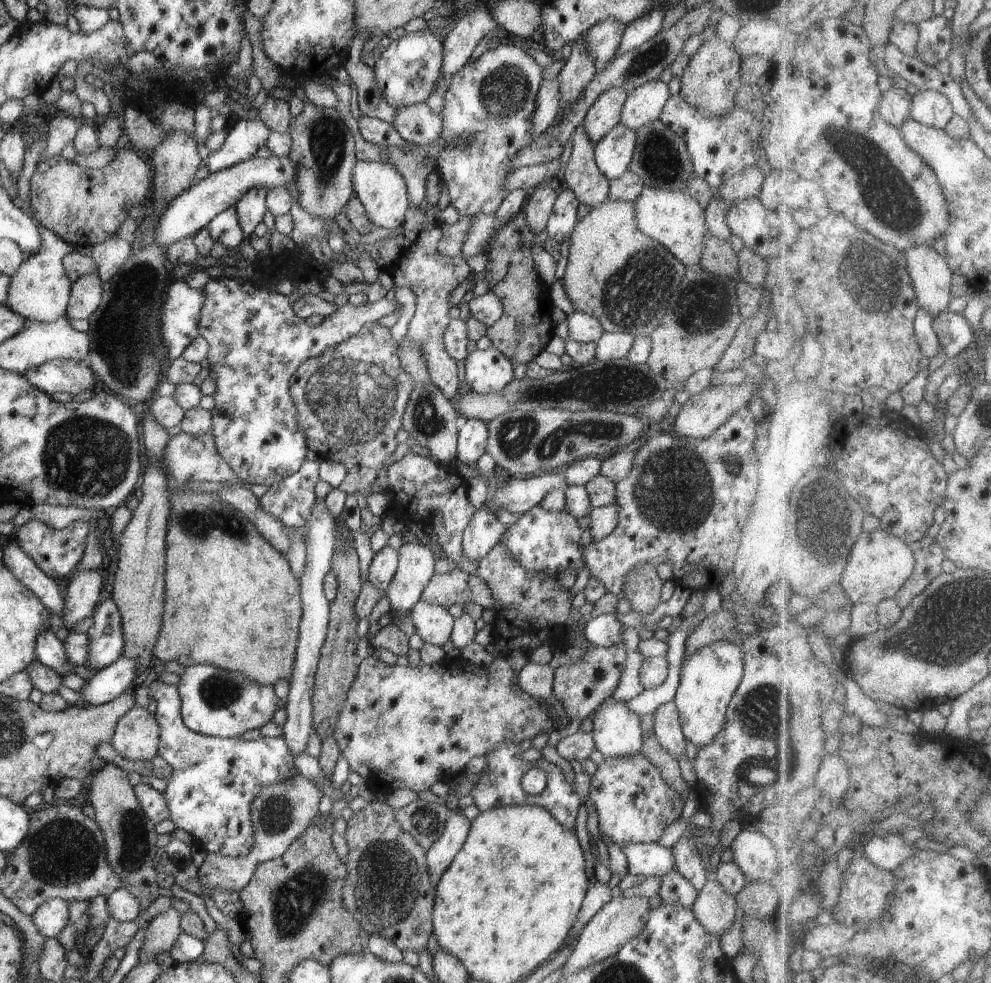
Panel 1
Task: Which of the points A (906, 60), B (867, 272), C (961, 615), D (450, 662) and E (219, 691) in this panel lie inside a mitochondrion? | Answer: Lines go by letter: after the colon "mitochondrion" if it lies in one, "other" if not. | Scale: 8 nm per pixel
A: other
B: mitochondrion
C: mitochondrion
D: other
E: mitochondrion

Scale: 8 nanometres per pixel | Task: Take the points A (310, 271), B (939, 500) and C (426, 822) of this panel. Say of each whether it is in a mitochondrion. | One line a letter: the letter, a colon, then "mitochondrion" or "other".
A: other
B: other
C: mitochondrion

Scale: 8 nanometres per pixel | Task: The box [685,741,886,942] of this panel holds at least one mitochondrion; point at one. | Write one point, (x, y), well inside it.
(754, 770)

